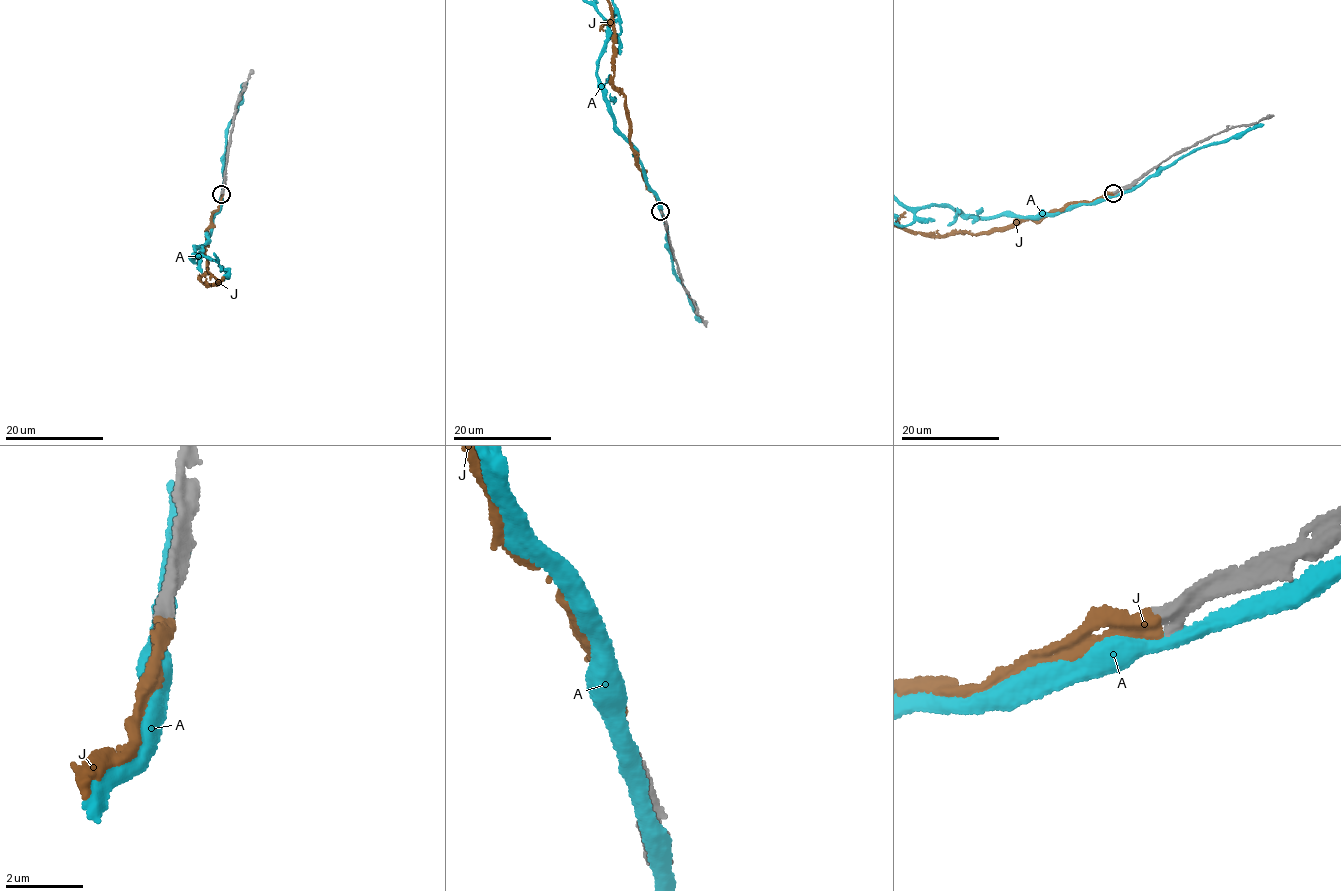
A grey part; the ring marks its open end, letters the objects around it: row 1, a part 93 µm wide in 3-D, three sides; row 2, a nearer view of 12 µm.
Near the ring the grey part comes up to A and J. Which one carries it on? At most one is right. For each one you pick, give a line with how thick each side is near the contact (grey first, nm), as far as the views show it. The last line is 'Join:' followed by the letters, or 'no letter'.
J: Thickness 400 nm (grey) against 360 nm
Join: J

